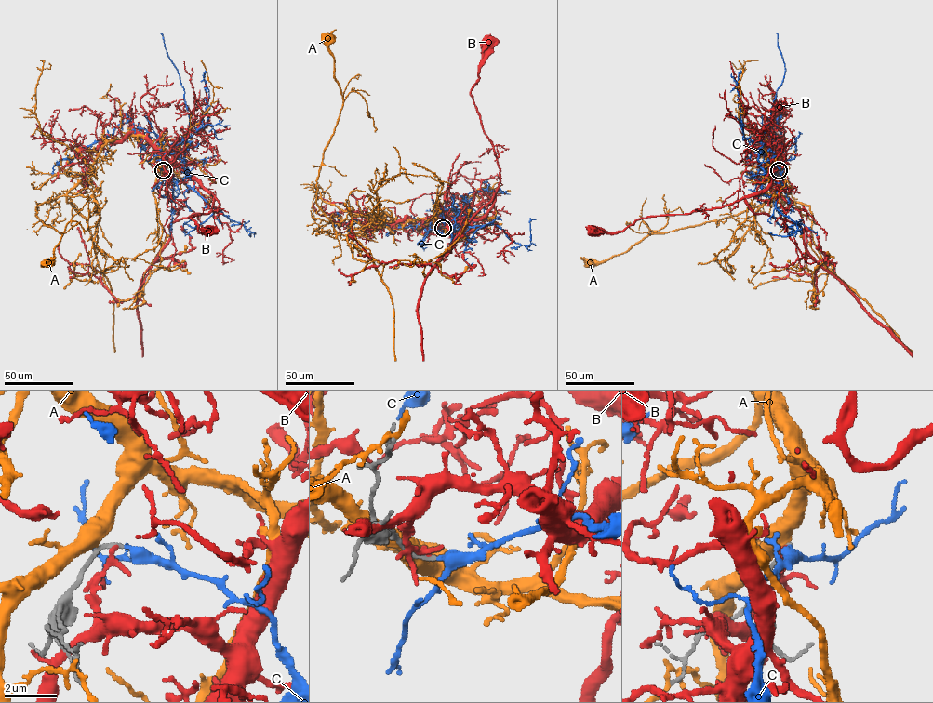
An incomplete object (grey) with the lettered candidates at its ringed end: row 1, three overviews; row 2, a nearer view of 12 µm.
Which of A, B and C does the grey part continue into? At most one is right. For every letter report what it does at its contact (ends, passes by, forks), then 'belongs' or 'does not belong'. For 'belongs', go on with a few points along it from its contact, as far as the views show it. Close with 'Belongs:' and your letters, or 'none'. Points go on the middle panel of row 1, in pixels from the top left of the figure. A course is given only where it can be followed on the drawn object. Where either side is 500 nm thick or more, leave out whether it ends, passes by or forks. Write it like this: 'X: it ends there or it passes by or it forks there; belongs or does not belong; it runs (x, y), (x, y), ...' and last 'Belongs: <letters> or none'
A: does not belong
B: it passes by; does not belong
C: it passes by; belongs; it runs (443, 228), (464, 223), (464, 207), (414, 229), (356, 219), (336, 225)
Belongs: C

